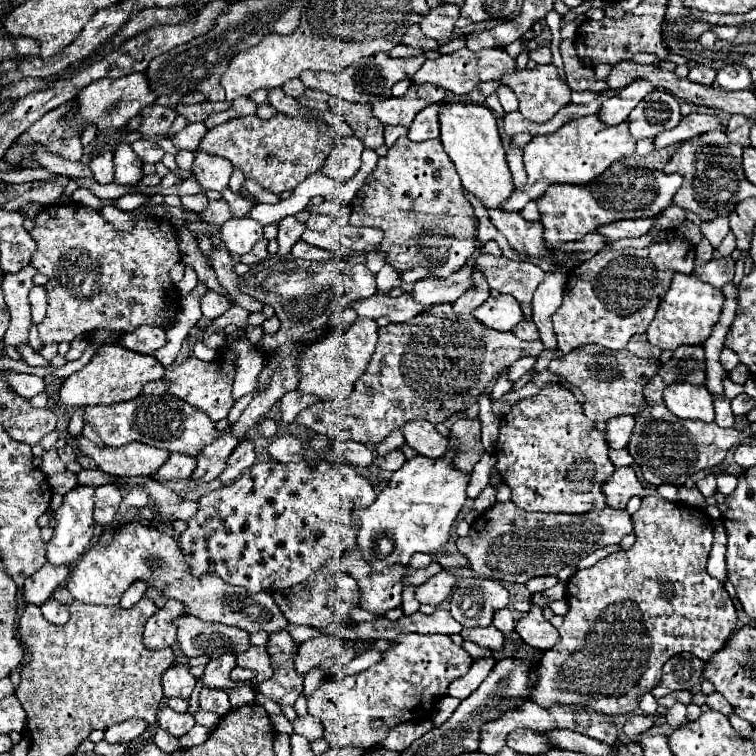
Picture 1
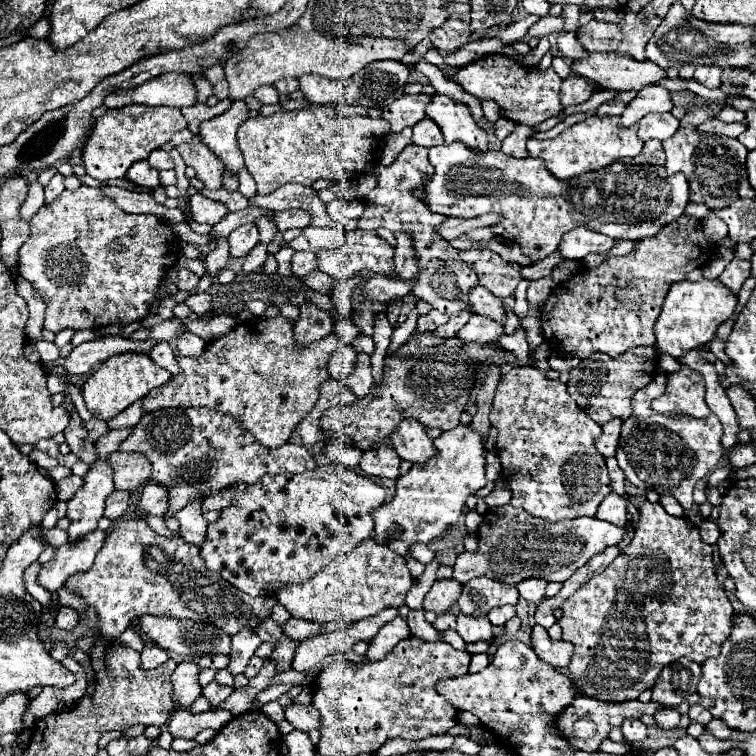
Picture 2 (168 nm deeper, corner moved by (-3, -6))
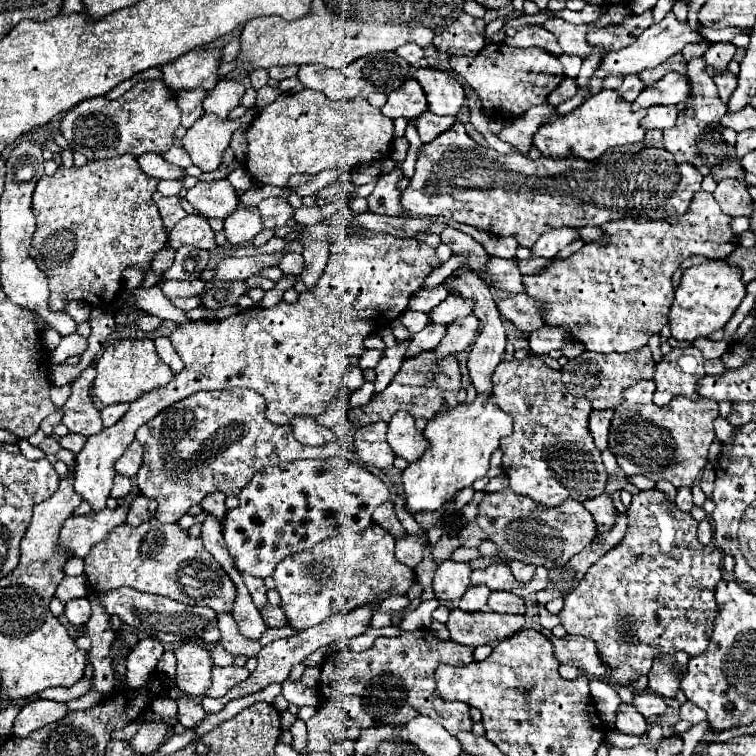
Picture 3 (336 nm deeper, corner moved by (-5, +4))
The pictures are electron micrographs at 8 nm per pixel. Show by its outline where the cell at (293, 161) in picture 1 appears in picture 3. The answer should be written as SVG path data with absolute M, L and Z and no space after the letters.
M301 90L297 94L281 94L275 102L265 106L255 122L245 130L249 144L245 168L249 174L271 186L287 186L287 180L293 174L319 174L325 168L355 168L365 162L379 162L389 156L393 140L393 120L381 114L379 108L373 108L365 98L353 98L347 102L333 102L323 92Z

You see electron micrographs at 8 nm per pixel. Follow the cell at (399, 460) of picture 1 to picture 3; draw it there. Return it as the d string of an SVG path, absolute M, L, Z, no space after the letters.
M375 422L355 430L355 450L367 466L373 466L379 470L393 468L395 452L389 448L385 436L387 436L385 422Z

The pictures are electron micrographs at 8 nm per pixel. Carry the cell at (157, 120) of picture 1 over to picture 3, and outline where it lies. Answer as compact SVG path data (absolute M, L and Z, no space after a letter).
M141 80L117 100L89 98L71 108L61 118L61 134L73 152L81 152L87 160L117 158L123 154L141 156L145 152L163 154L173 144L173 132L181 124L177 98L161 80Z

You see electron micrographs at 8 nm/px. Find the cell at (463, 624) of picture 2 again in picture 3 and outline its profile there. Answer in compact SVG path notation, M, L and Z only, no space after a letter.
M469 586L469 590L461 596L459 600L459 608L463 612L481 612L487 610L487 598L489 598L491 590L487 586Z

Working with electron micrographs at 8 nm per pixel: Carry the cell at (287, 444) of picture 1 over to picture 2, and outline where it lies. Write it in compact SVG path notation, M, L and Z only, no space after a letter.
M167 408L145 414L133 428L133 434L121 444L121 452L141 452L149 458L155 474L149 478L149 484L167 488L169 516L175 516L177 510L197 498L217 494L225 488L237 488L241 484L255 484L267 472L301 474L317 466L305 446L283 444L279 448L267 448L257 444L237 416L209 408Z

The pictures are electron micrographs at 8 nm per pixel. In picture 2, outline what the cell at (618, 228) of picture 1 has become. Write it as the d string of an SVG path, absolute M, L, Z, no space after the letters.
M575 228L573 232L567 232L557 248L557 252L565 260L583 260L587 254L597 252L603 254L613 246L613 238L601 236L599 232L589 232L587 228Z

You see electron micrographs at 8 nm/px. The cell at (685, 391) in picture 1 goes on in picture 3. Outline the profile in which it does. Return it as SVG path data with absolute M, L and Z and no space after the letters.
M673 348L655 368L655 384L657 390L653 394L653 402L663 406L669 404L673 396L685 396L689 400L699 400L697 382L705 376L703 354L699 348Z

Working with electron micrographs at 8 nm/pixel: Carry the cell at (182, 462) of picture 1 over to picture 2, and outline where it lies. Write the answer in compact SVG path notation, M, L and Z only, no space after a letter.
M147 484L141 492L141 500L135 508L135 514L139 518L145 516L165 516L167 512L167 492L165 488L157 484Z

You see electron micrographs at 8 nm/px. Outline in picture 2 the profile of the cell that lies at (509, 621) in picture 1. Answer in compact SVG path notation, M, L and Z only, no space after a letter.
M501 606L501 608L493 608L489 614L489 620L493 626L503 626L509 618L515 616L515 606Z

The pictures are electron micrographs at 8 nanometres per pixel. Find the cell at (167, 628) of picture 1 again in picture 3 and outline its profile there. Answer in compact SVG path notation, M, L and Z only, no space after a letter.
M151 638L141 640L127 656L127 674L125 674L127 686L129 688L143 686L143 682L155 670L161 656L163 656L163 644L159 640Z

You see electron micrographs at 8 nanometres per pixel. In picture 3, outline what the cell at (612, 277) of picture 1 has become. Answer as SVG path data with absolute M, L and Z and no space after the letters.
M699 192L691 200L691 206L685 214L685 220L667 222L635 222L635 220L619 220L611 224L600 226L605 230L605 243L589 242L583 244L581 250L571 254L565 260L551 260L551 264L533 276L523 276L523 284L527 286L527 294L541 304L543 322L549 326L559 326L567 330L567 334L581 342L585 350L593 352L631 352L639 350L647 344L653 334L659 334L661 328L667 324L669 308L673 302L673 272L681 266L681 262L689 256L701 254L713 260L727 258L735 246L737 236L729 228L731 216L717 212L719 204L715 202L713 194Z

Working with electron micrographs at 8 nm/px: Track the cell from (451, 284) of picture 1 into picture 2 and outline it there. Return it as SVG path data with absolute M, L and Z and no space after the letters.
M477 286L477 288L473 288L473 294L469 294L469 300L473 304L475 314L481 314L481 316L487 316L491 320L505 324L507 310L505 310L503 302L497 296L493 296L489 290Z

